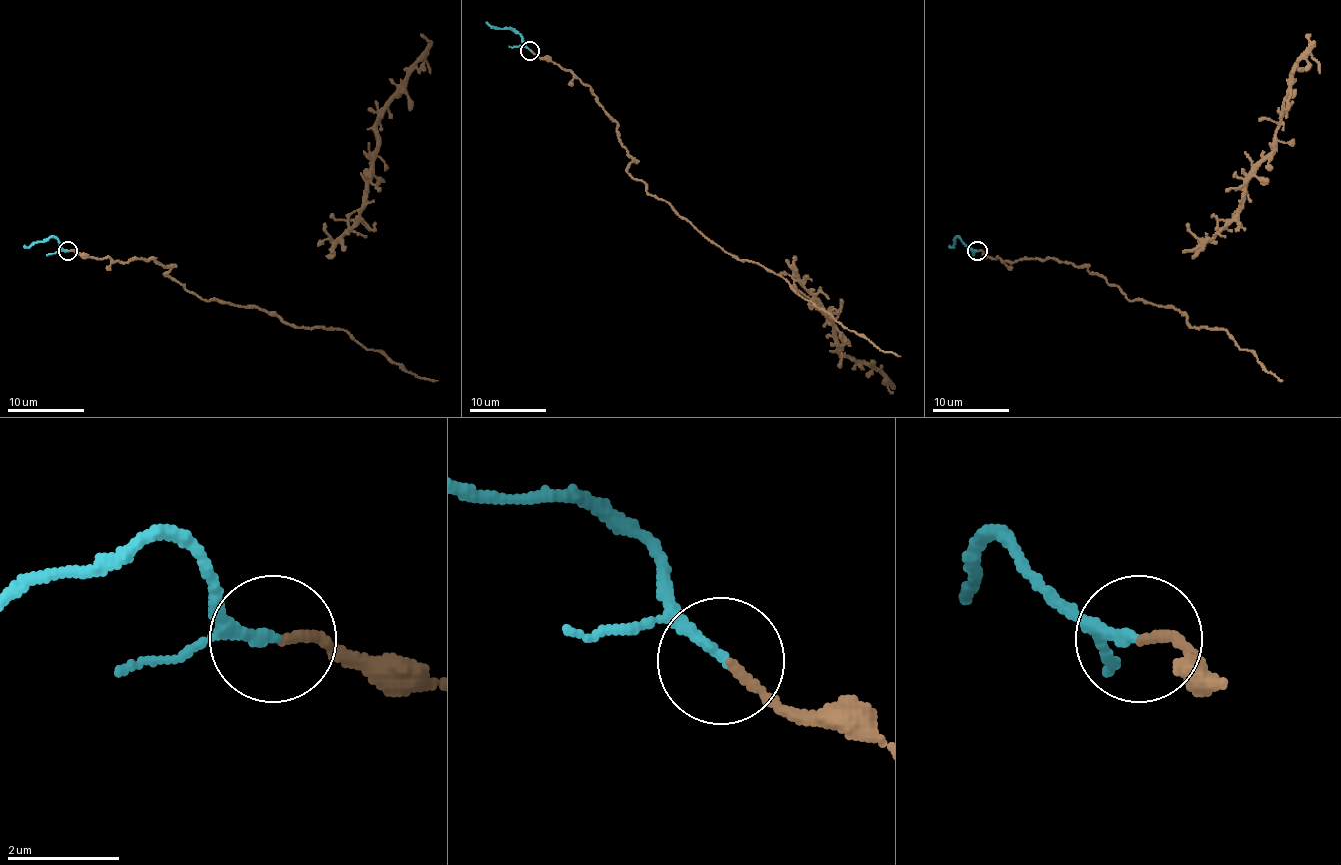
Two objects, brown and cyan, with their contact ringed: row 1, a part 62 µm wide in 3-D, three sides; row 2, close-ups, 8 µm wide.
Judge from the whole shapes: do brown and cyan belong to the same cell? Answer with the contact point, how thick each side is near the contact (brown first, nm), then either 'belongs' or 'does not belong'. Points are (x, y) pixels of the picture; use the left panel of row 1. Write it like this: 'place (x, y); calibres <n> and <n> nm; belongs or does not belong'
place (67, 250); calibres 160 and 200 nm; does not belong

